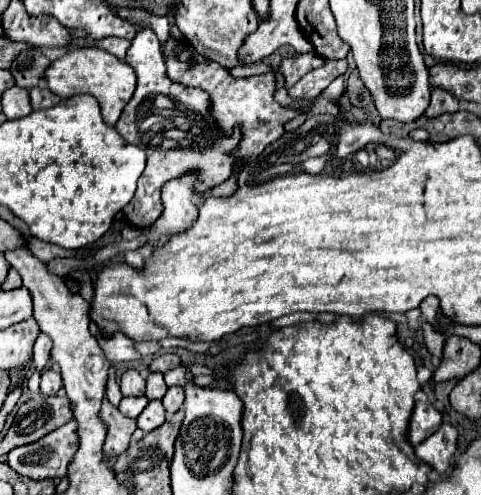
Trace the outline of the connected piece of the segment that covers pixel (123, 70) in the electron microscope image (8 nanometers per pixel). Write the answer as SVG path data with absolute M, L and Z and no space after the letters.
M70 47L64 57L52 61L52 65L46 69L46 81L50 91L60 95L62 99L74 97L80 93L94 95L100 103L104 121L112 127L116 125L122 109L130 101L136 87L134 69L130 69L128 63L116 59L112 53L102 51L100 47Z

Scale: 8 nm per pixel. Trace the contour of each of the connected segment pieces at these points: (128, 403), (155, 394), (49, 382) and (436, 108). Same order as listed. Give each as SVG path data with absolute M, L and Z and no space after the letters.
M142 395L142 397L124 397L122 401L120 401L120 413L122 415L126 415L126 417L132 417L132 419L136 419L142 411L144 411L144 407L148 405L148 399Z
M150 373L146 379L146 397L148 399L162 399L168 391L168 385L164 383L162 373Z
M50 369L42 373L42 381L40 381L40 393L42 395L56 395L62 387L62 377L58 371Z
M432 87L432 99L424 115L438 117L442 113L456 113L456 111L458 111L458 99L440 87Z

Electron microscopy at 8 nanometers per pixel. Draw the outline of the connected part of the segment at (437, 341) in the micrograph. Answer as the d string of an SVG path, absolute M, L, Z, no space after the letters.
M426 323L422 327L422 331L424 331L424 341L426 341L428 351L434 355L434 361L438 361L442 357L442 347L444 347L444 339L446 337L440 331L436 331L430 323Z

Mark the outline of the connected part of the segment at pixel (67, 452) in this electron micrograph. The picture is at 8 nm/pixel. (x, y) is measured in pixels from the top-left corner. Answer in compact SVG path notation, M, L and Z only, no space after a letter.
M68 421L60 429L42 437L38 443L16 447L8 453L8 465L30 479L66 477L68 463L78 451L76 423Z

